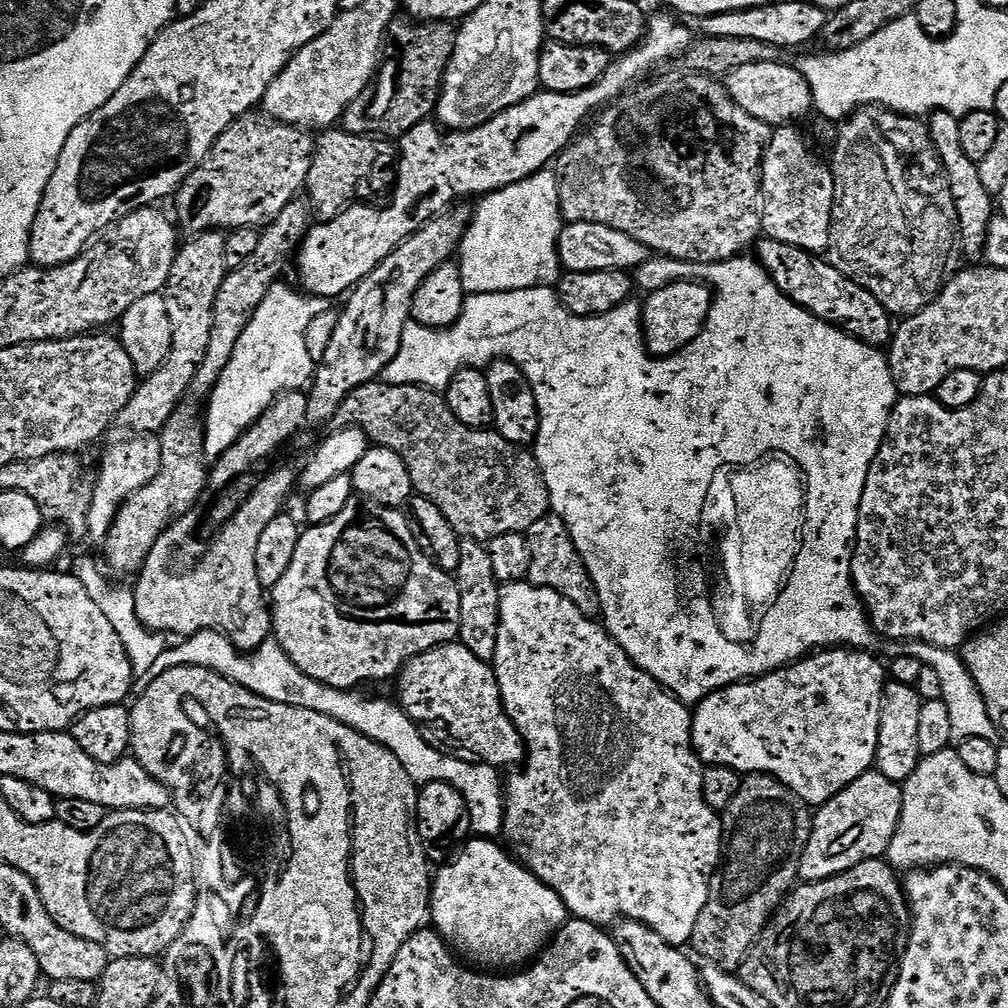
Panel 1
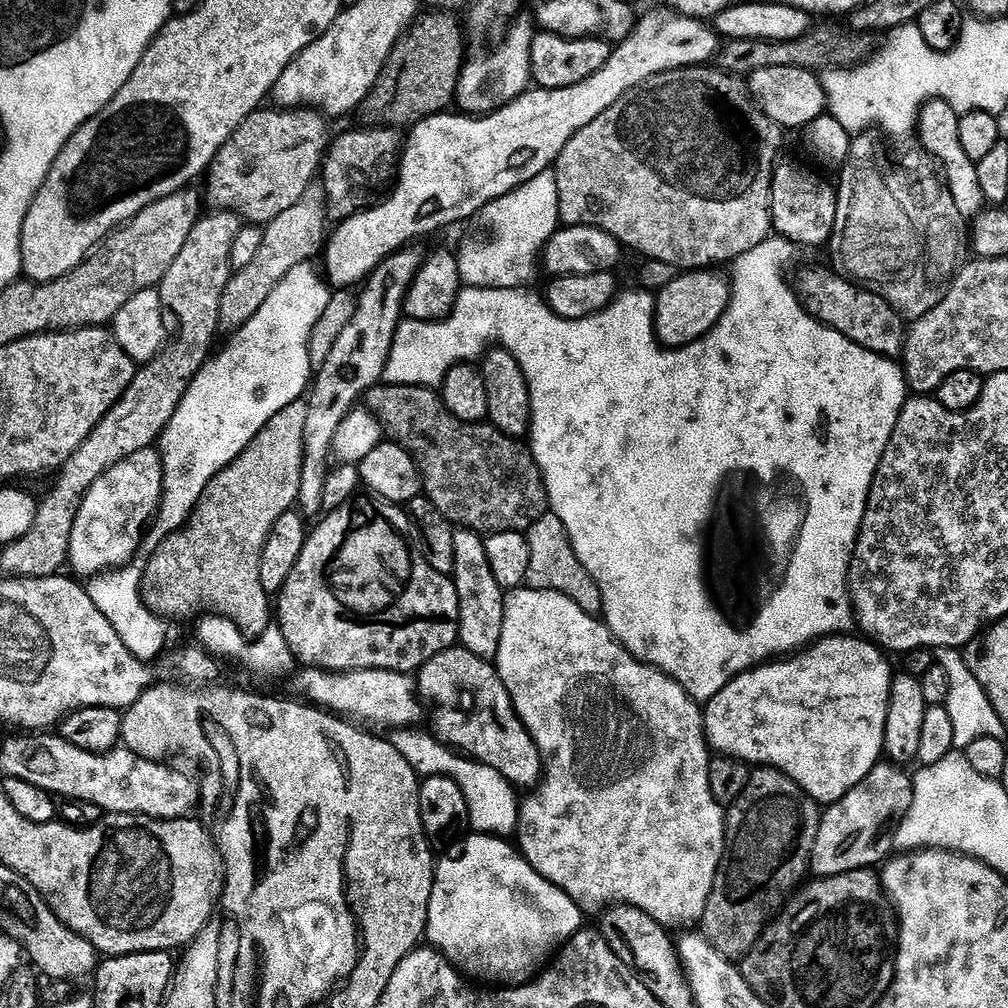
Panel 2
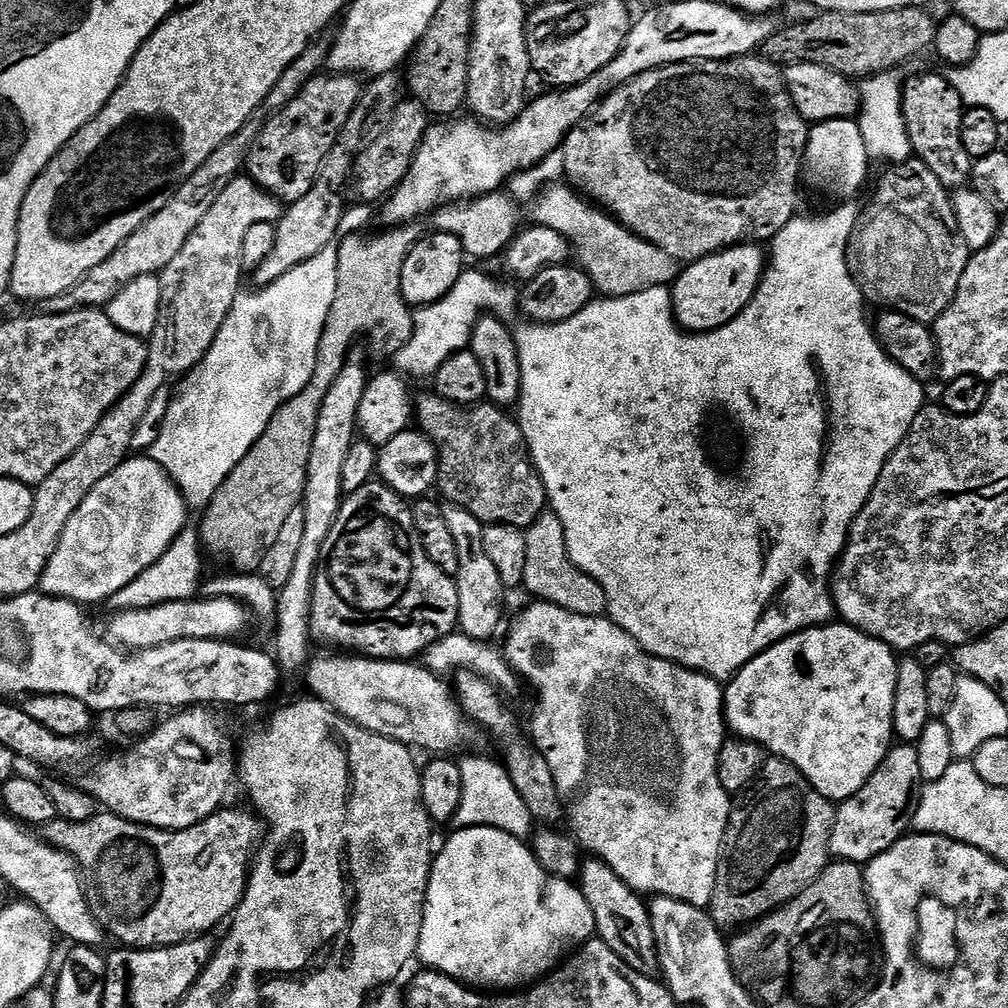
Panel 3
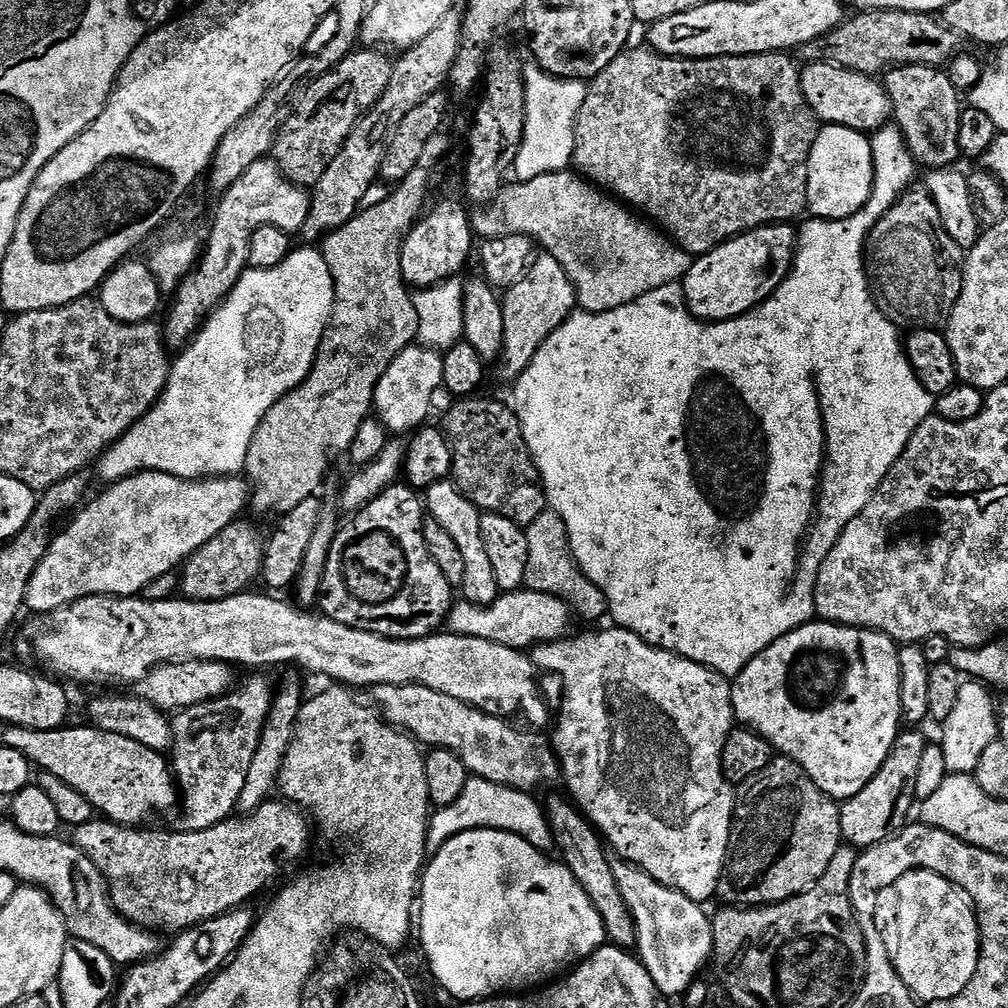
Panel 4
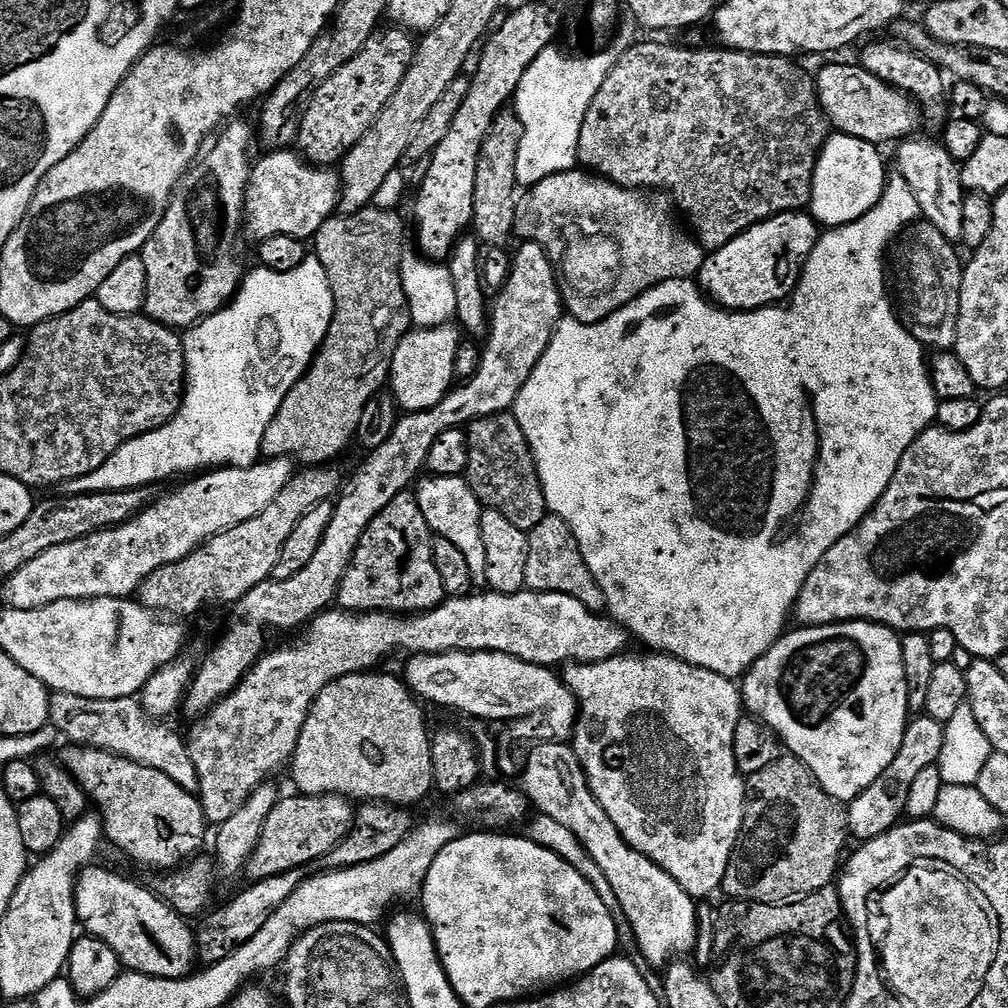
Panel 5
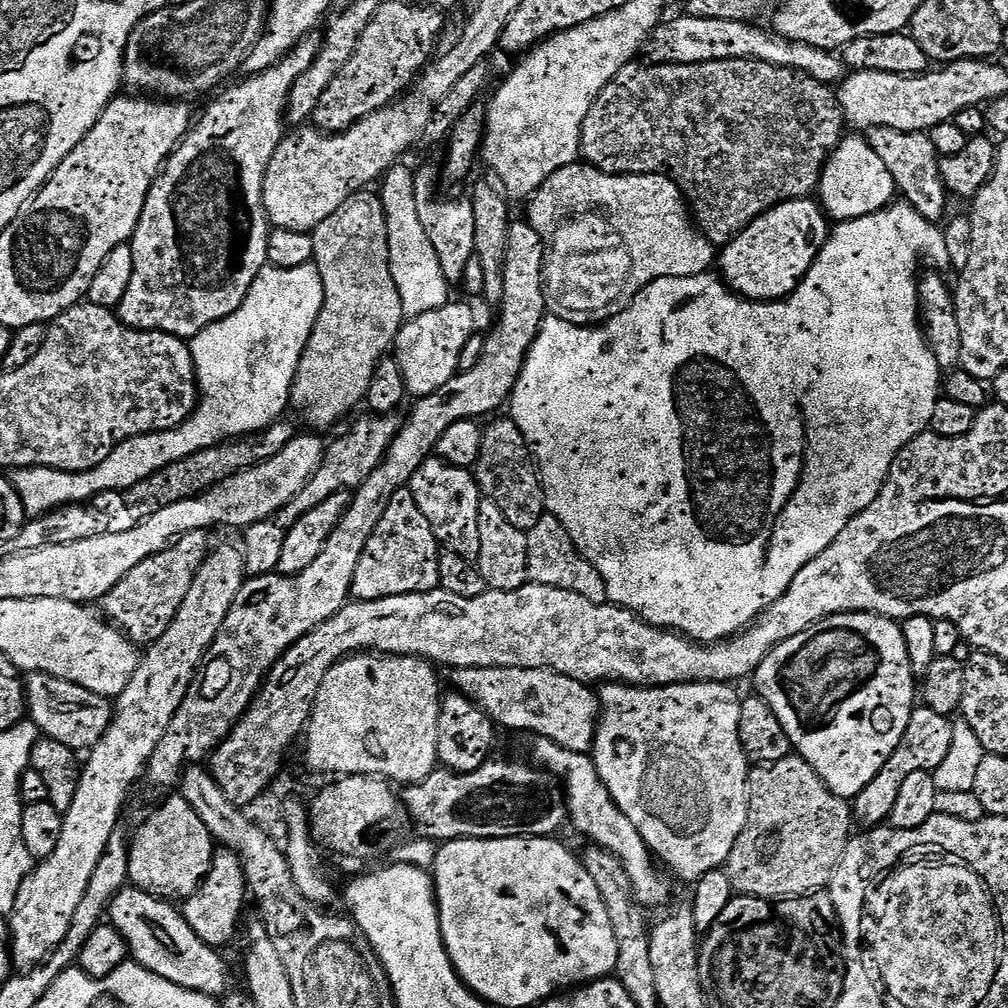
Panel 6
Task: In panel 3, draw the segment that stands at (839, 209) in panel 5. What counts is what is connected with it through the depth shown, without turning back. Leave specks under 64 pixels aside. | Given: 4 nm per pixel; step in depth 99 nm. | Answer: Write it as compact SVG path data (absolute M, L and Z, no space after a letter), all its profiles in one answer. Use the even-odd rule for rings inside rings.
M855 119L822 120L809 127L802 161L802 180L814 191L833 196L836 202L851 201L868 180L868 164L870 157L866 142L862 142L860 125Z

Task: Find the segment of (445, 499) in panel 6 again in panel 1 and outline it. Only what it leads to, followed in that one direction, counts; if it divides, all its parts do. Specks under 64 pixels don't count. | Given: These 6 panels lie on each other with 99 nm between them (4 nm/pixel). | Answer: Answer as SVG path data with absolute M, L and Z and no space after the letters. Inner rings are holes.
M478 540L460 541L458 570L454 574L458 594L462 602L462 622L459 643L474 654L474 658L495 661L498 650L498 626L500 625L500 589L502 585L494 578L494 565L490 562L487 547Z

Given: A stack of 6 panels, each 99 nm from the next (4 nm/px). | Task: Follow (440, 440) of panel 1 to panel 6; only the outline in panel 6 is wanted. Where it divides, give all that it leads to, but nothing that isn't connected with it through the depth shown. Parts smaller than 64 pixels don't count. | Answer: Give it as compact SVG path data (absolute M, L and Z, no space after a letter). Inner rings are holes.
M510 418L495 420L484 428L482 450L474 465L476 482L480 485L481 493L499 506L515 528L531 530L546 516L544 485L526 438L516 423Z

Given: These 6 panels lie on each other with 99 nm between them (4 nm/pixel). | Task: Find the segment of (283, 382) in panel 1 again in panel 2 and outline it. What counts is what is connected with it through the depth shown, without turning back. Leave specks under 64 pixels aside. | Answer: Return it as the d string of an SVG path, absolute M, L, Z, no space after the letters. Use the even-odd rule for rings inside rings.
M312 262L294 266L294 270L274 286L274 294L266 298L262 310L258 310L250 322L235 329L231 333L232 341L208 359L190 382L178 410L174 410L174 418L170 418L158 441L160 461L164 467L164 499L160 502L163 515L191 516L209 482L248 449L250 442L263 430L266 422L278 414L278 410L286 410L286 406L309 391L314 364L312 368L312 352L308 343L312 340L312 328L321 327L322 310L326 310L333 294L329 281L321 273L321 277L316 273L316 266Z

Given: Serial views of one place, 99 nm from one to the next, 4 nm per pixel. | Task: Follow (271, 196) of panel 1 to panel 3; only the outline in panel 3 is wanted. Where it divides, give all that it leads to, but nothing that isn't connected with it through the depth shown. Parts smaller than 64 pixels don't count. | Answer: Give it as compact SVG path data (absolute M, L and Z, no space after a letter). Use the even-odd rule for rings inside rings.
M317 74L280 112L273 112L263 121L258 138L252 143L246 161L251 180L281 202L302 198L320 175L322 158L334 146L346 118L360 101L362 84L352 74Z

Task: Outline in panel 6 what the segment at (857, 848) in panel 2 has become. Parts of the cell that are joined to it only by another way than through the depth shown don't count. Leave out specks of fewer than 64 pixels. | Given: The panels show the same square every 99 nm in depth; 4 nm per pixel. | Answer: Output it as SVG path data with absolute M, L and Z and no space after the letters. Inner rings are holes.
M923 706L912 709L912 717L906 726L906 734L902 742L894 750L894 754L878 770L878 774L854 797L854 816L864 826L880 826L891 817L894 802L898 802L898 794L902 790L902 782L915 772L935 772L936 767L946 758L946 750L950 750L953 721L942 714L934 714L934 710Z

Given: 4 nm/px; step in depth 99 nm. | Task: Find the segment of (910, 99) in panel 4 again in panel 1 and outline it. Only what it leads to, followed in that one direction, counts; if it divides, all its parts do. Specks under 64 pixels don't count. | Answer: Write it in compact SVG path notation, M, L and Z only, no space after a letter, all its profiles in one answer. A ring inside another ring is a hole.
M934 112L927 117L926 123L940 161L944 164L944 173L948 175L950 194L954 194L954 206L958 210L960 223L959 247L965 257L968 255L972 262L976 262L984 254L988 227L994 215L994 196L982 184L978 163L971 161L966 151L962 150L960 121L961 117L949 112Z

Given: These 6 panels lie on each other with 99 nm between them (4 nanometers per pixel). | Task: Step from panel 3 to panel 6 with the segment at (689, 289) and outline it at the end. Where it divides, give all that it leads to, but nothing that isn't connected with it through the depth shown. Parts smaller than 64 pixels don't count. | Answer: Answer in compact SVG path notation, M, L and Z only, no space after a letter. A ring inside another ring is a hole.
M815 199L787 200L746 226L718 256L718 272L725 284L745 300L771 302L792 295L814 266L830 235L830 220Z

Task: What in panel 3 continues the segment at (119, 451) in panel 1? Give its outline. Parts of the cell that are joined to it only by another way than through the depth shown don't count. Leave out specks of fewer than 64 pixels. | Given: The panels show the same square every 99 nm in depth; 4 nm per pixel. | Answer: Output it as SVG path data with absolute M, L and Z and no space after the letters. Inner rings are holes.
M151 455L135 456L106 474L106 478L102 478L102 482L98 482L98 486L86 494L82 506L74 510L74 518L66 522L58 550L54 550L54 558L50 558L40 579L39 591L45 596L73 600L81 606L103 605L112 595L130 585L143 571L154 566L171 544L180 539L190 515L183 494L166 474L166 470L162 470L162 466L152 460Z

